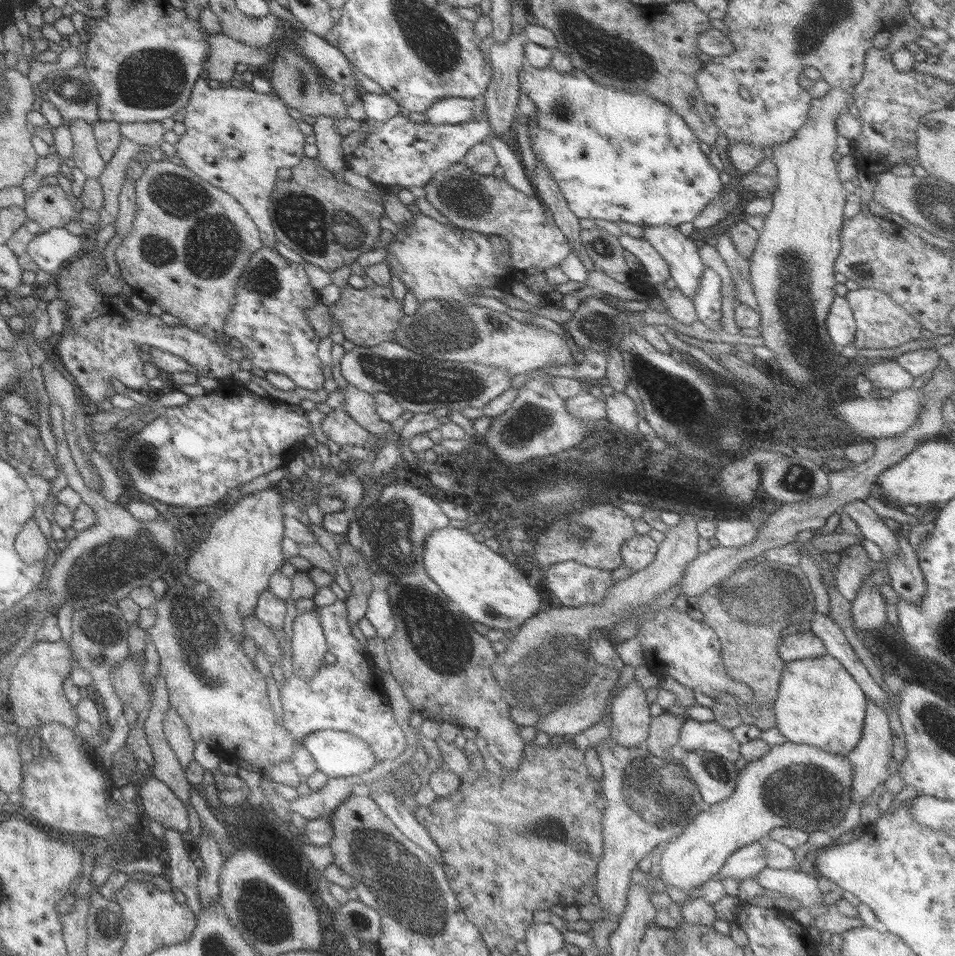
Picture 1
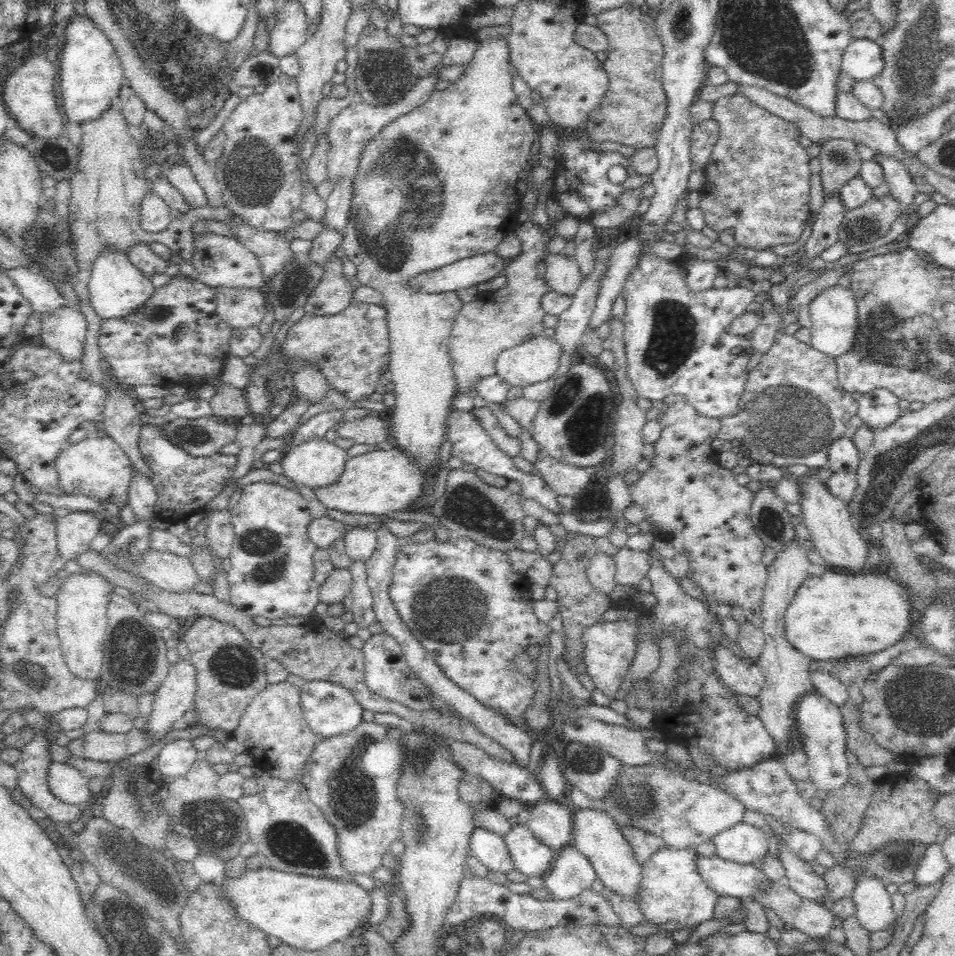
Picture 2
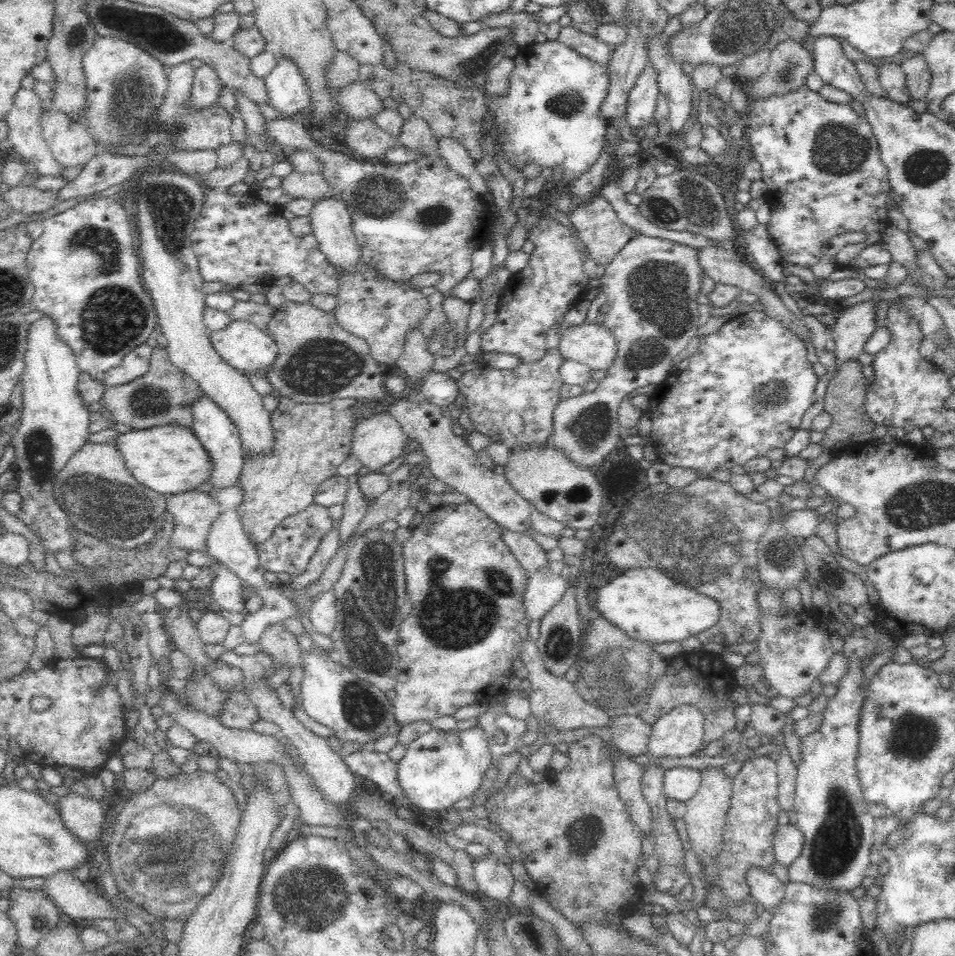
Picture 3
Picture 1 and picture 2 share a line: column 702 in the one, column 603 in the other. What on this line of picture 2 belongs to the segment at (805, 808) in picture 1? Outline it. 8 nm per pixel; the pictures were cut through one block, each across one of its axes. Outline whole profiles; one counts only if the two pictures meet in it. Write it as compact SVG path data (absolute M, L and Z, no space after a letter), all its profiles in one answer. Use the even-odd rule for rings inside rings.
M573 808L573 833L571 843L577 846L596 870L598 880L613 893L638 899L641 863L636 860L630 843L616 821L602 808Z

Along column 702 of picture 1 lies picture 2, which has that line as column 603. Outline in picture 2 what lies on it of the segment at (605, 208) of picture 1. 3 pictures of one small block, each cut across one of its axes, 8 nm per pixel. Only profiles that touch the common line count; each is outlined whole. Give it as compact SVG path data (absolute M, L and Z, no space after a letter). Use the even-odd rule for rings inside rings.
M557 133L562 146L561 157L557 160L557 173L555 185L549 191L550 197L558 200L562 208L566 208L567 214L578 219L589 218L596 210L604 210L614 204L616 196L620 196L624 190L640 189L646 182L651 182L651 177L636 175L632 171L632 165L628 158L619 153L591 152L584 148L584 136L582 134L561 135ZM613 166L623 166L626 169L627 177L621 183L612 183L608 179L608 170Z

